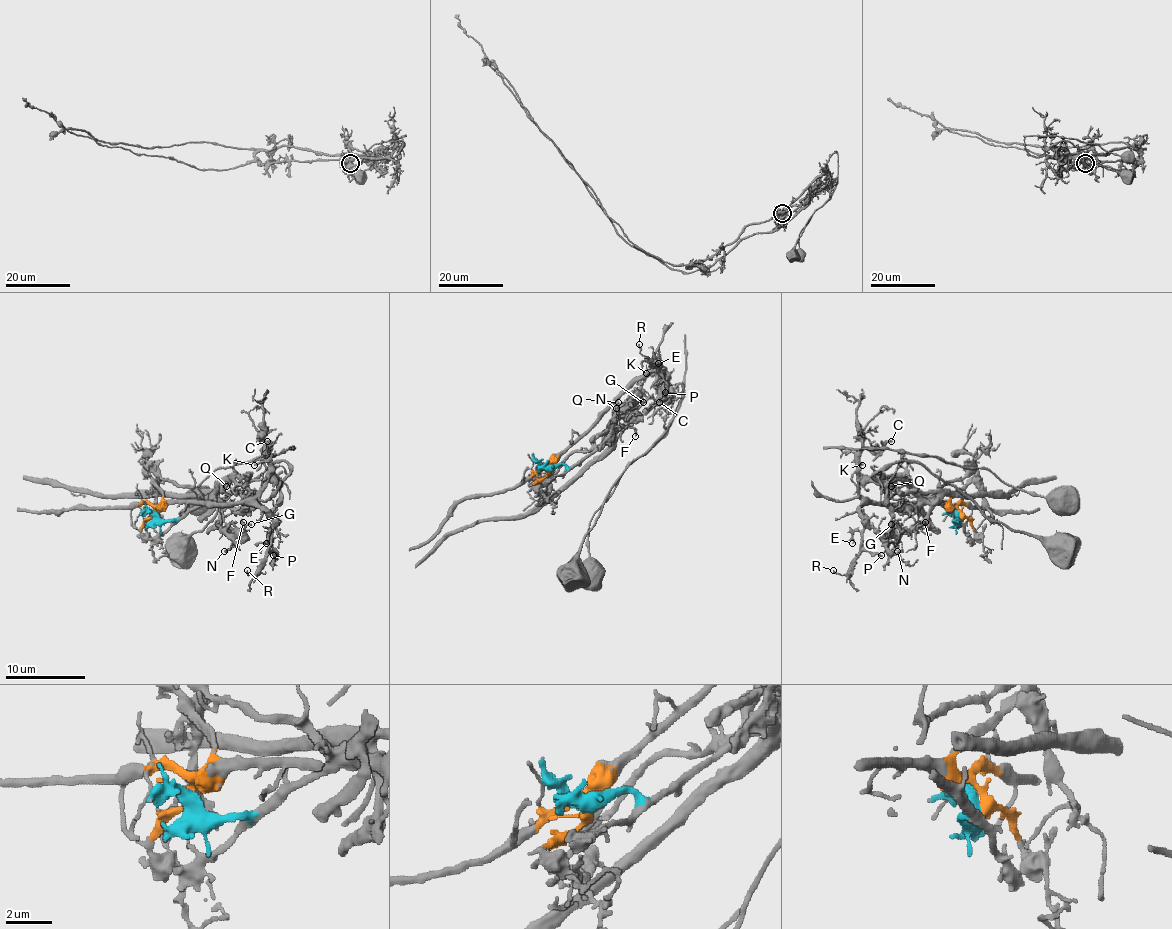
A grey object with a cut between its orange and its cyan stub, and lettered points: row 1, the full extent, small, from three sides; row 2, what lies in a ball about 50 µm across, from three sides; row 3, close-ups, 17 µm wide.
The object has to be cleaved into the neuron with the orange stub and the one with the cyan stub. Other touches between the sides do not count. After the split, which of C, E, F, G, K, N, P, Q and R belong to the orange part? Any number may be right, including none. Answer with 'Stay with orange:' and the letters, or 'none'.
Stay with orange: C, E, K, P, R

